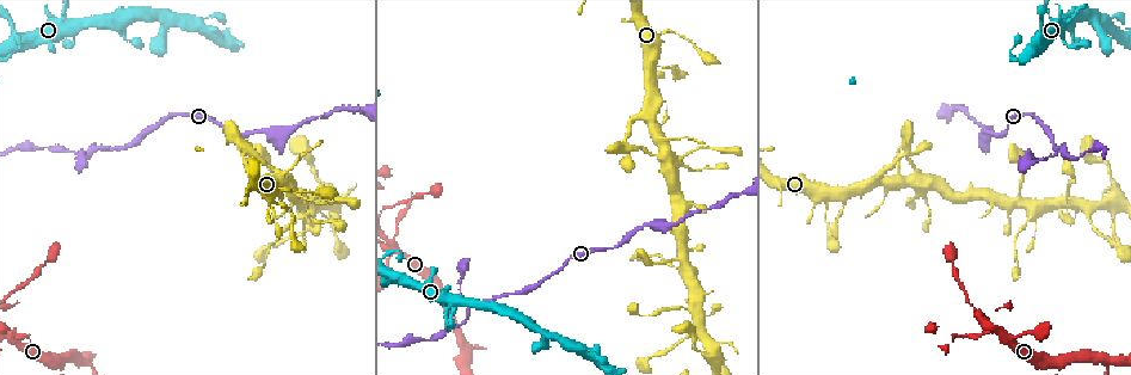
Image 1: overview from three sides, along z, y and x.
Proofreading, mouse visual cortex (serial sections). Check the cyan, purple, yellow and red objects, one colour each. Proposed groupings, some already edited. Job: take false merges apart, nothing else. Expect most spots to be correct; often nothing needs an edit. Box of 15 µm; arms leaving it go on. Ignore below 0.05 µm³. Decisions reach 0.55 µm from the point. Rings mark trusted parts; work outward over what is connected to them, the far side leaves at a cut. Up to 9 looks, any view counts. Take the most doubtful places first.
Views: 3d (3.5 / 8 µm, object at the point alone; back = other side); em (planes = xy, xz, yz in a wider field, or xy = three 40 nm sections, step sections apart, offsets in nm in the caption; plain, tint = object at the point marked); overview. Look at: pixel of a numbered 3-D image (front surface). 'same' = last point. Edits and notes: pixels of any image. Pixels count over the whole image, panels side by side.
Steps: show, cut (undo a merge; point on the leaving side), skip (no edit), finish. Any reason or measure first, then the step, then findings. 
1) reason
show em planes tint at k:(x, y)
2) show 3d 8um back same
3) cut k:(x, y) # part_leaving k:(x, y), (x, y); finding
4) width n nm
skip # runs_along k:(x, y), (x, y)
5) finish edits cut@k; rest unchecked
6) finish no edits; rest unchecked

abrupt turn
show 3d 3.5um at 1:(1012, 342)

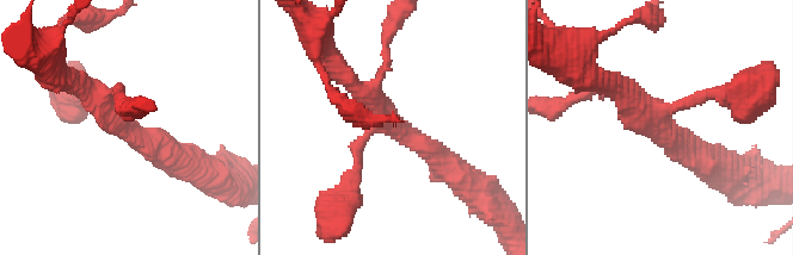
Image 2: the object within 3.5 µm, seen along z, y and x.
arms 4; arm_widths 150, 150, 250, 300 nm; now the EM
show em xy step 3 tint at 2:(113, 114)

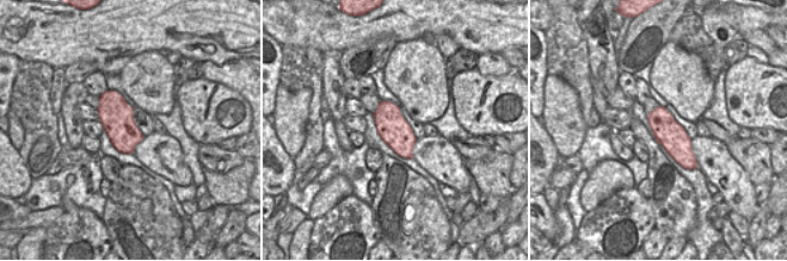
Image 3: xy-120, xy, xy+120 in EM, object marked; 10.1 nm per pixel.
skip # runs_along 2:(437, 159), (382, 119), (334, 67); one cell here

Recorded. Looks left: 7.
show 3d 3.5um at 1:(1063, 153)

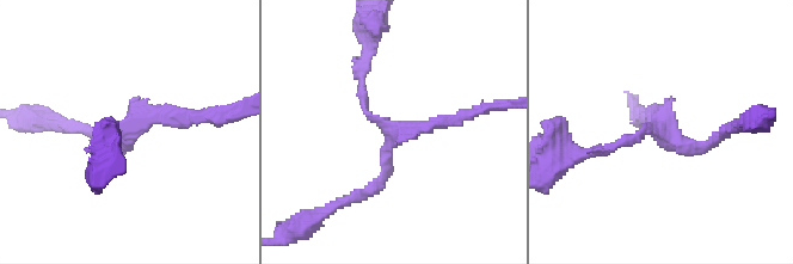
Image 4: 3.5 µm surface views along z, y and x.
arms 3; arm_widths 150, 150, 150 nm; need the tissue
show em xy step 1 tint at 4:(661, 132)

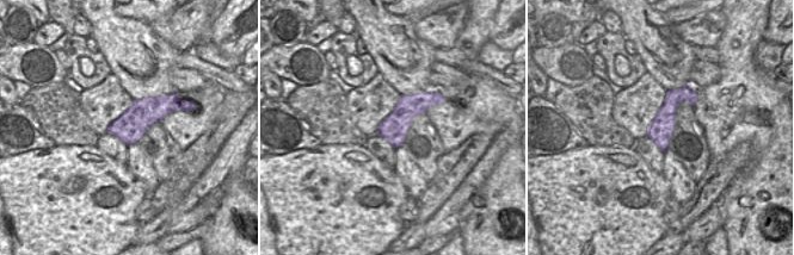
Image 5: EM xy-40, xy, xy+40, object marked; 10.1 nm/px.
skip # runs_along 4:(463, 112), (398, 128), (383, 177), (364, 192); all the same cell

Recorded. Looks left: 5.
a fork
show 3d 3.5um at 1:(269, 201)

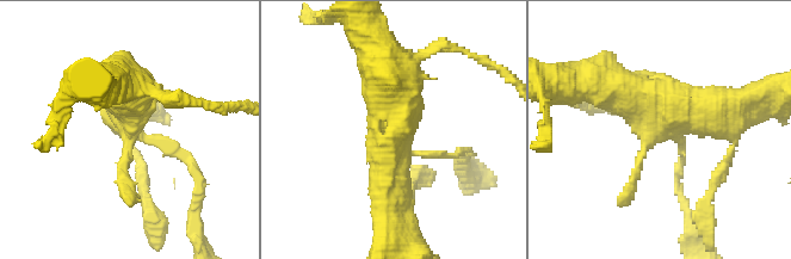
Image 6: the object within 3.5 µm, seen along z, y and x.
show em planes tint at 6:(678, 131)

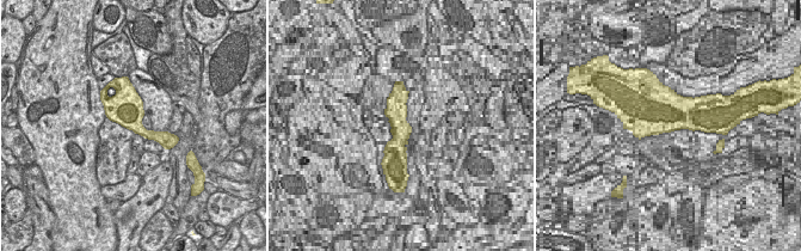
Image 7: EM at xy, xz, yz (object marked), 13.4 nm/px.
skip # runs_along 6:(609, 81), (660, 111), (749, 100); continuous, no second cell

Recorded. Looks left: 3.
show 3d 3.5um at 1:(906, 204)

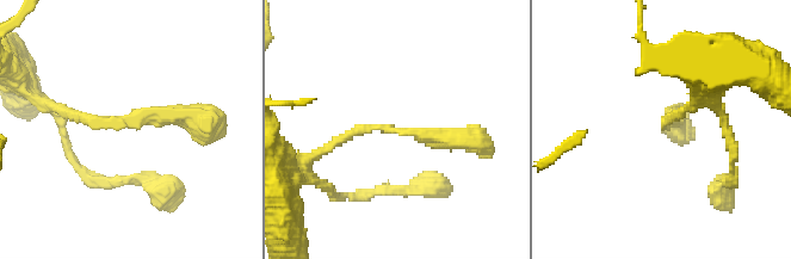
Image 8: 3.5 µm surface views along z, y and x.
arm_widths 150, 250 nm
show em xy step 2 tint at 8:(115, 120)

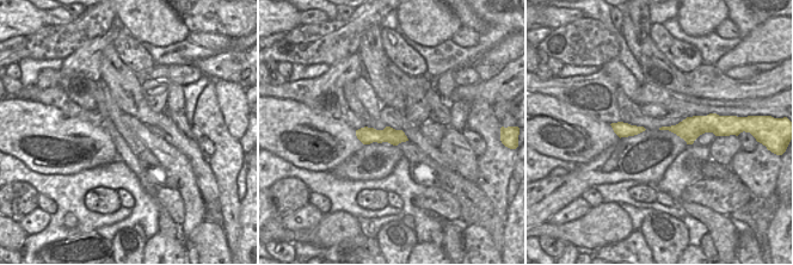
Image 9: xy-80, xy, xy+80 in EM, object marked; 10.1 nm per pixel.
skip # runs_along 9:(358, 133), (403, 139); all the same cell

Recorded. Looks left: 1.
finish no edits; rest unchecked

